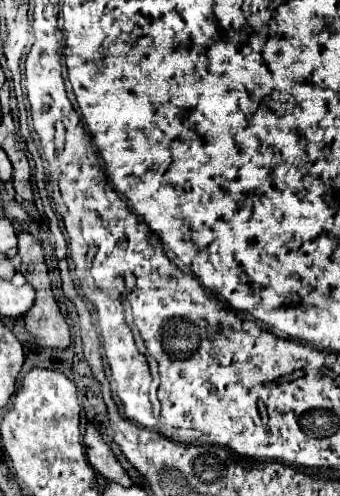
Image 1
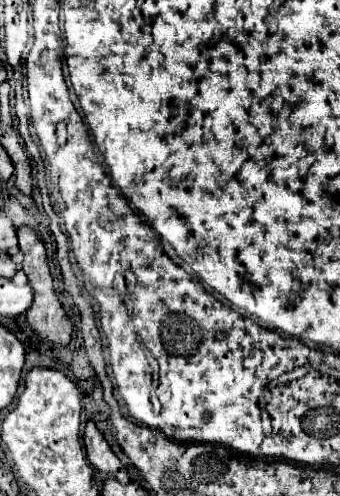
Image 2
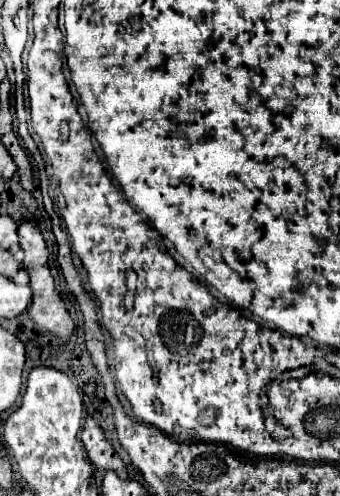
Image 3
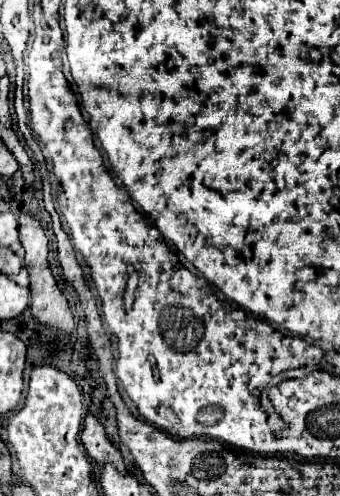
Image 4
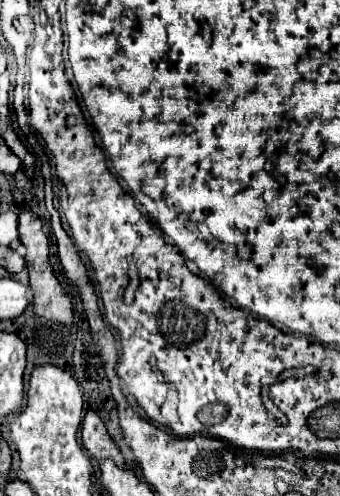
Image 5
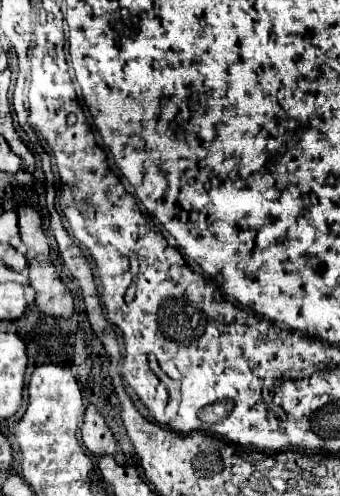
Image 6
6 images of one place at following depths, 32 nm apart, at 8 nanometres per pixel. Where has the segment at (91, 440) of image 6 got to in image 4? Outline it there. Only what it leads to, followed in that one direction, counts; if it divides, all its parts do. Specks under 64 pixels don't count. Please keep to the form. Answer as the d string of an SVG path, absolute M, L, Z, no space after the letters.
M86 414L80 438L82 438L82 444L84 444L86 452L90 454L90 458L94 458L94 462L98 462L100 466L112 462L120 472L126 472L122 454L120 454L120 452L114 448L114 444L108 440L106 430L104 430L104 426L98 422L96 416Z

